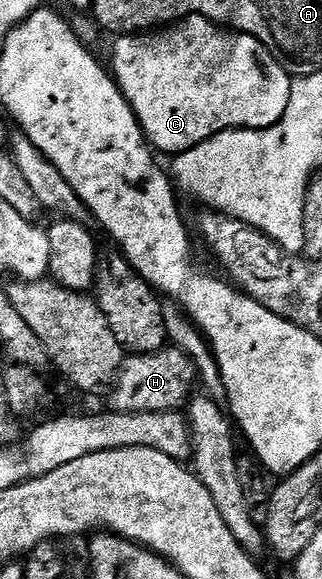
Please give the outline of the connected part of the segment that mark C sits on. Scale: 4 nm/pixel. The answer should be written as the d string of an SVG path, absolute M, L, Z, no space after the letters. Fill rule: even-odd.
M185 17L167 27L135 35L120 35L113 41L116 42L112 45L111 72L128 105L136 112L136 120L140 122L140 128L144 130L144 136L153 150L161 149L164 153L179 155L215 137L217 133L227 133L230 129L269 129L270 126L278 124L288 106L293 78L281 67L280 58L274 56L258 39L247 37L245 33L229 31L227 28L215 25L213 21L207 21L204 17Z

